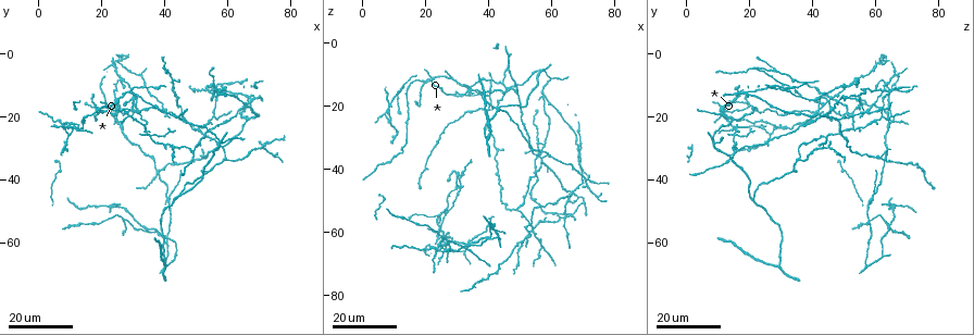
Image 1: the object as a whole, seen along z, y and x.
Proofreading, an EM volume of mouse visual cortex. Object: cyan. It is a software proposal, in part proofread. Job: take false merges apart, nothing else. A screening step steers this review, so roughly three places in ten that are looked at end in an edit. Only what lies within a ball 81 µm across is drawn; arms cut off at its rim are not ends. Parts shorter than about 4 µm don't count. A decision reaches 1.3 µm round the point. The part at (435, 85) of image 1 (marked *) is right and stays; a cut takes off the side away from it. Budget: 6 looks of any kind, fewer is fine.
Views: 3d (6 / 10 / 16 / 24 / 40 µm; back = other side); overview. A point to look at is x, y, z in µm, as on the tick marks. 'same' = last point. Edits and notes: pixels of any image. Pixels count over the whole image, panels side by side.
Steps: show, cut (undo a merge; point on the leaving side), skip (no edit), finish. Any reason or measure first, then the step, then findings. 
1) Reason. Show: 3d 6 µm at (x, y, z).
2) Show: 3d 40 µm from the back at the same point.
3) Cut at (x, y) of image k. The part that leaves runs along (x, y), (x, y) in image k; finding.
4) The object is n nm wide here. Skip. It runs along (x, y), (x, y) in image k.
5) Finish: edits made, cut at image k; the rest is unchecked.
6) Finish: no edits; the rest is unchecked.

Arms part here. Show: 3d 16 µm at (29, 12, 16).

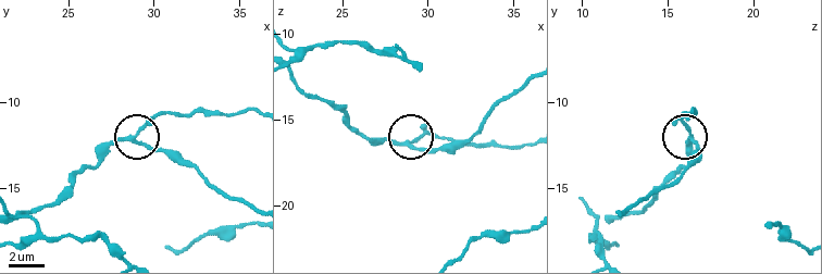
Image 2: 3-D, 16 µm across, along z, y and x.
Show: 3d 6 µm at (28.8, 12.1, 16.4).

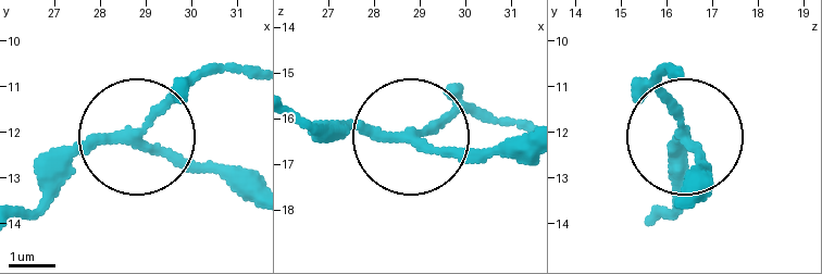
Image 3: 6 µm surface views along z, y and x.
The object is 180 nm wide here. Skip. It runs along (294, 107), (328, 129), (422, 134), (488, 119) in image 3; continuous, no second neuron.

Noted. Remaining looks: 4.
Thin arm on a thick one. Show: 3d 16 µm at (24, 16, 54).

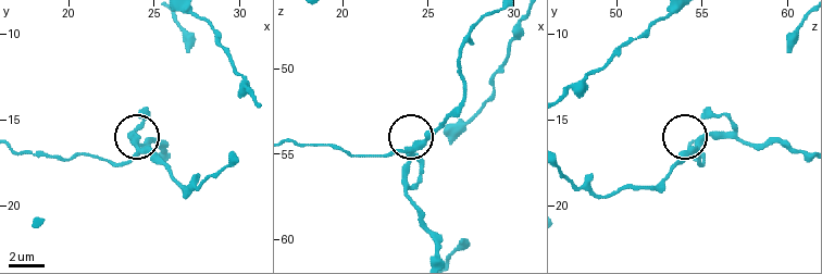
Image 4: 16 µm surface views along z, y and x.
Show: 3d 10 µm at (24.1, 16.9, 54.9).

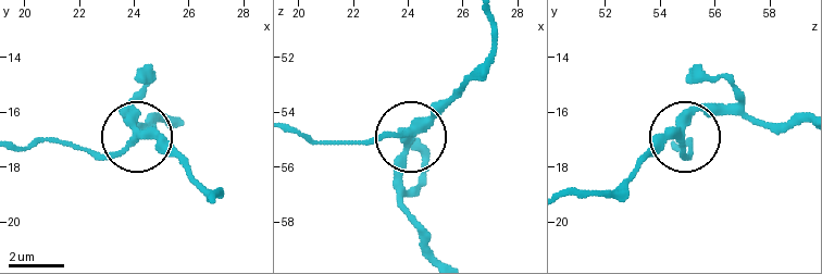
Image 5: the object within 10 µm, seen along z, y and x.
Skip. It runs along (211, 197), (153, 139), (97, 158), (78, 150) in image 5; one neuron here.

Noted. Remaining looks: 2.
Three-way junction. Show: 3d 16 µm at (48, 24, 53).

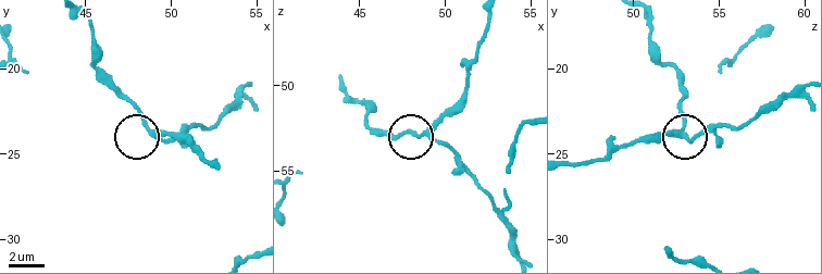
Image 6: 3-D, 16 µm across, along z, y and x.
Show: 3d 6 µm at (48.8, 23.6, 52.8).

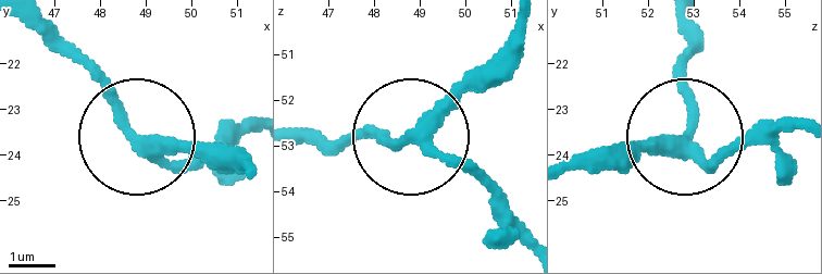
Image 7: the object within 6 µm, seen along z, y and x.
The side arm is 30 µm long. Skip. It runs along (519, 23), (416, 136), (510, 218) in image 7; continuous, no second neuron.

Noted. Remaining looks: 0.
Finish: no edits; the rest is unchecked.

